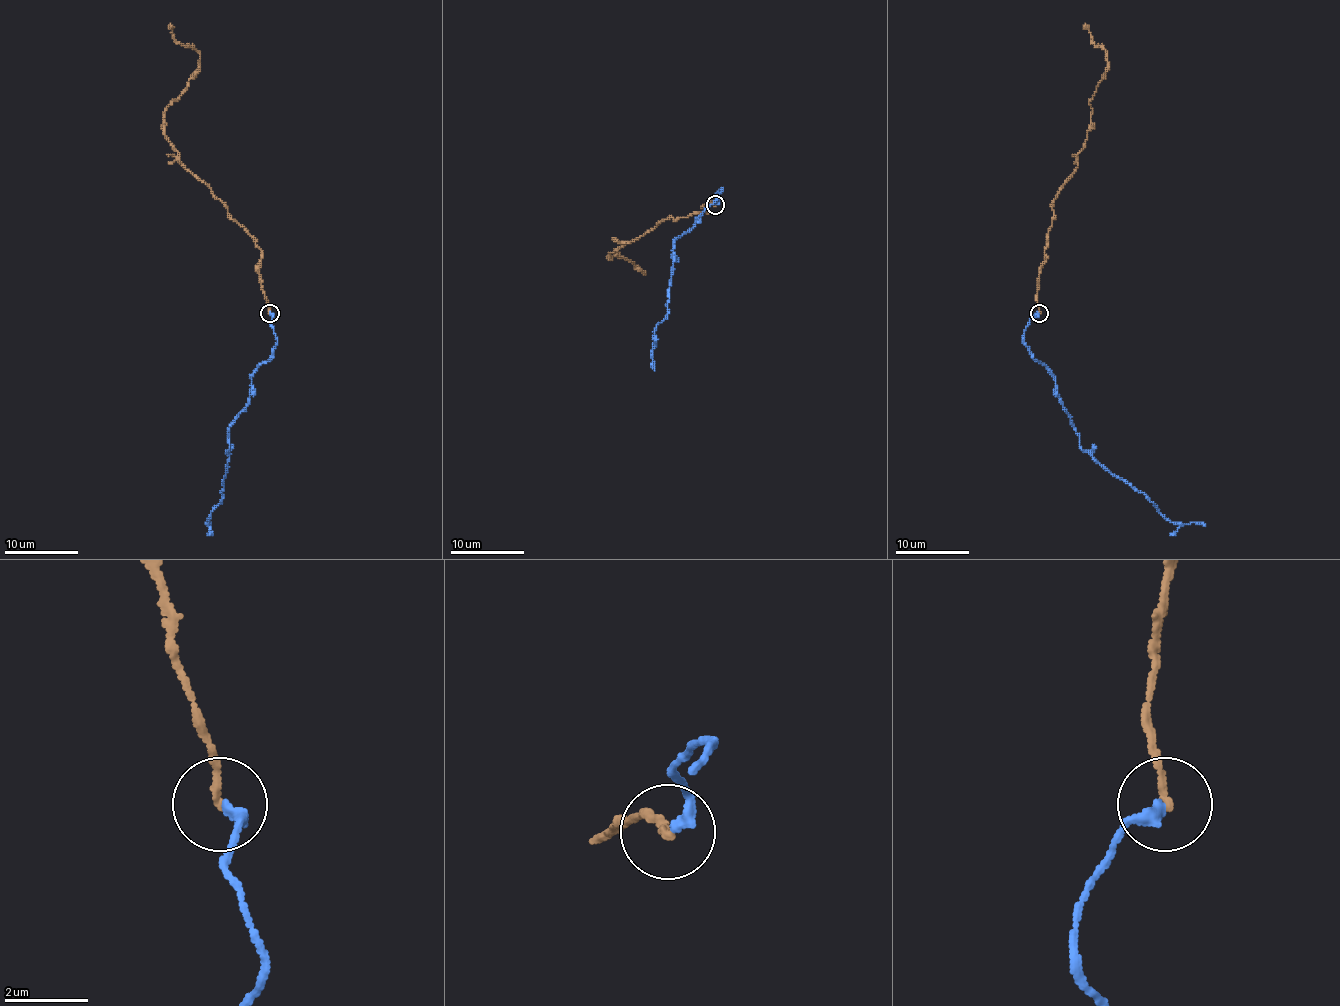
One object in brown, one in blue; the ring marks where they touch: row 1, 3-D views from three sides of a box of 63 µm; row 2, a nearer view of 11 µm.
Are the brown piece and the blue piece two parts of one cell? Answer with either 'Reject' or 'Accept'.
Reject

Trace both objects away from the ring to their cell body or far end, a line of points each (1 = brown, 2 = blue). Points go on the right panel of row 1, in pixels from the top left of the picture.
1: (1039, 313), (1037, 286), (1053, 217), (1052, 202), (1077, 165), (1089, 101), (1107, 67), (1085, 23)
2: (1039, 313), (1024, 332), (1024, 345), (1052, 374), (1079, 446), (1150, 500), (1166, 518), (1205, 526)

